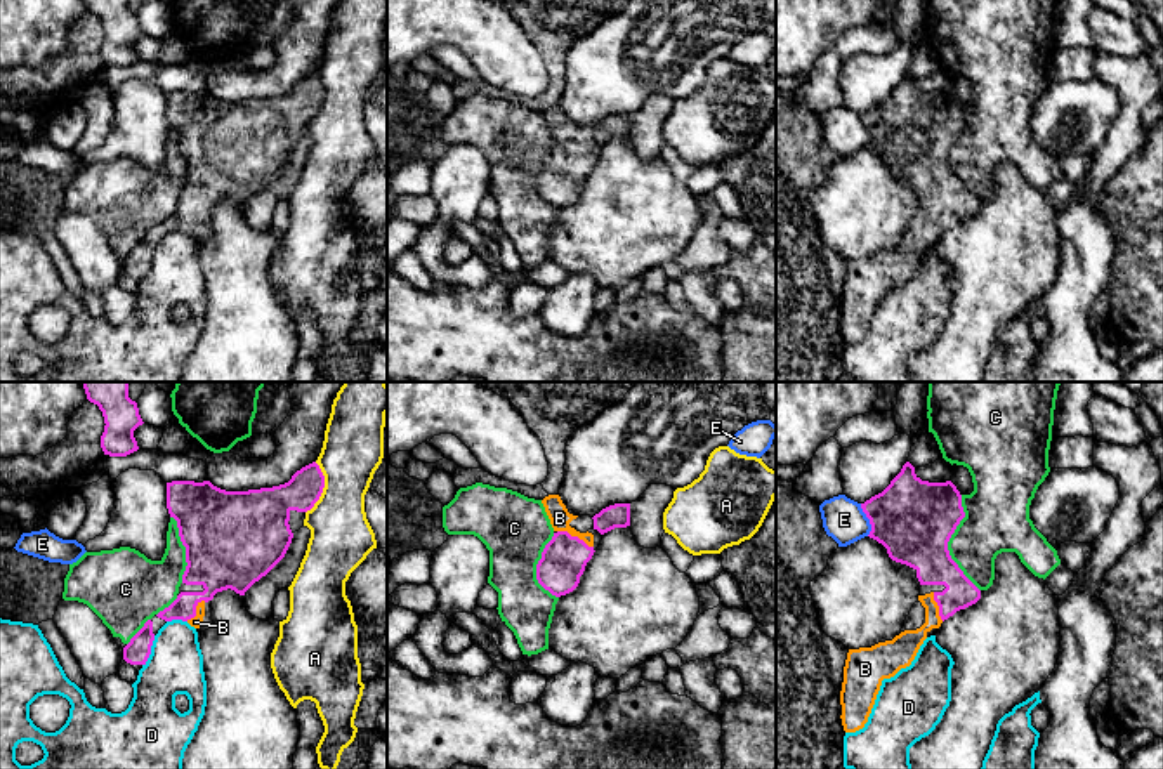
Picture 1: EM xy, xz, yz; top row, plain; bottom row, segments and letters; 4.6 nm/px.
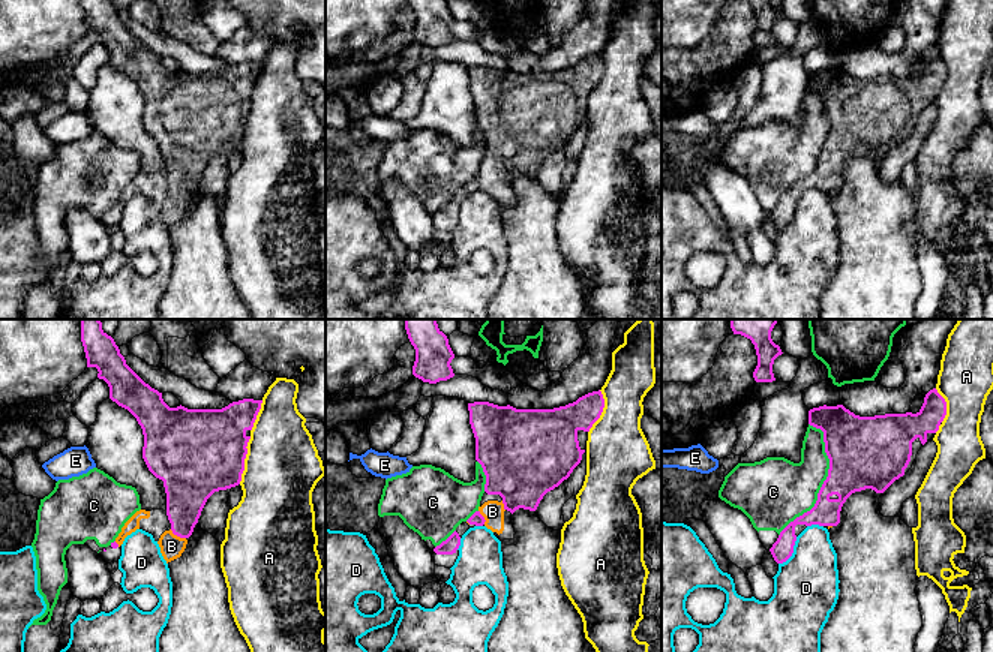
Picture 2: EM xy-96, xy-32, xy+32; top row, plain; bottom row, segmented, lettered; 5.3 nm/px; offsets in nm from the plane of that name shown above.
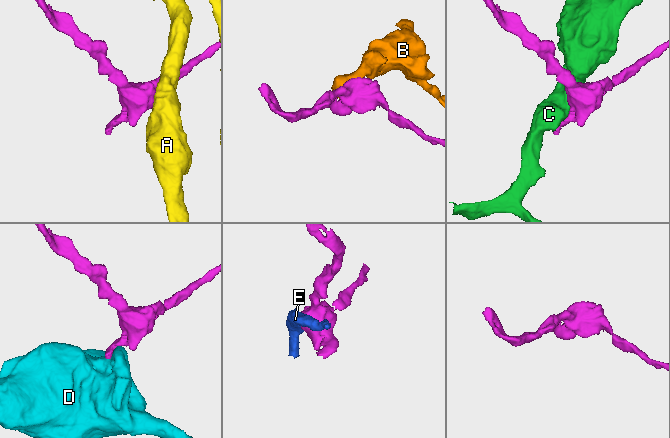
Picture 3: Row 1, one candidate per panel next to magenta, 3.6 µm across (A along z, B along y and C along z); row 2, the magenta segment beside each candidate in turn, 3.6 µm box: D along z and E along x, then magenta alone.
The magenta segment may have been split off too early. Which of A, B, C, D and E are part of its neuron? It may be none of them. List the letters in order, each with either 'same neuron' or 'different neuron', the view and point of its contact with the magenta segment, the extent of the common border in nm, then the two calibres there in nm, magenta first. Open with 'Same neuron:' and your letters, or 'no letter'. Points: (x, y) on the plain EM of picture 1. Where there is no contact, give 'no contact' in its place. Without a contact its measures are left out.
Same neuron: B
A: different neuron; contact xy (323, 98); length 240 nm; calibres 170 and 280 nm
B: same neuron; contact xz (575, 148); length 190 nm; calibres 220 and 100 nm
C: different neuron; contact yz (946, 155); length 460 nm; calibres 380 and 300 nm
D: different neuron; contact xy (150, 262); length 160 nm; calibres 120 and 260 nm
E: different neuron; contact yz (868, 129); length 160 nm; calibres 380 and 190 nm

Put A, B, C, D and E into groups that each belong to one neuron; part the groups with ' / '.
A / B / C / D / E

